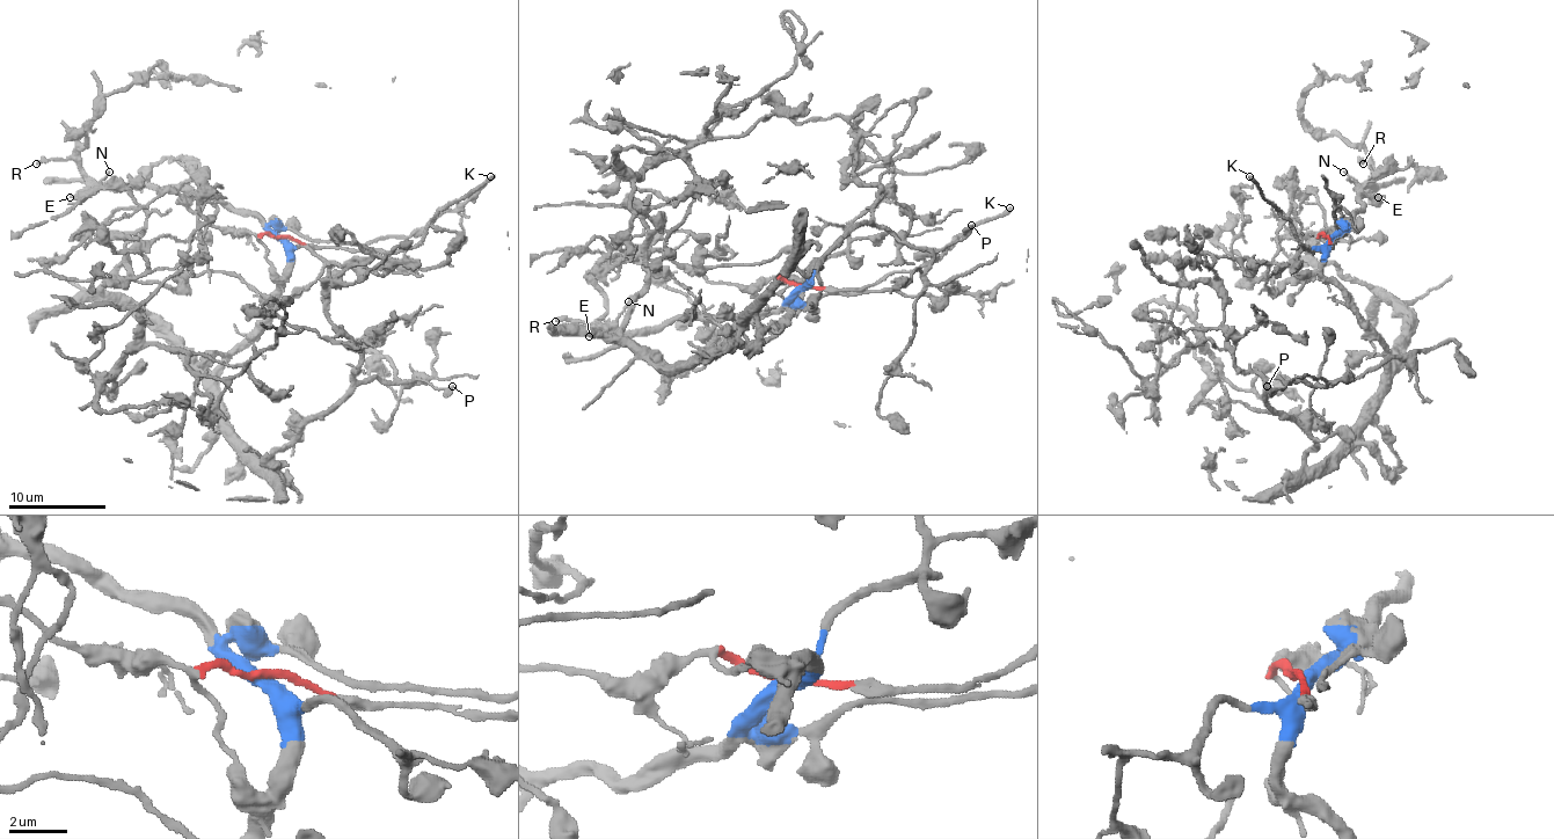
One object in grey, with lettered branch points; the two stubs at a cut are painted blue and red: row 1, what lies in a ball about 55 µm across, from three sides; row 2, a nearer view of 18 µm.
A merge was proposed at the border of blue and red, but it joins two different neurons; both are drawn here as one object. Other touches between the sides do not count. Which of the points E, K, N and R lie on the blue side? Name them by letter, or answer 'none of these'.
E, N, R

